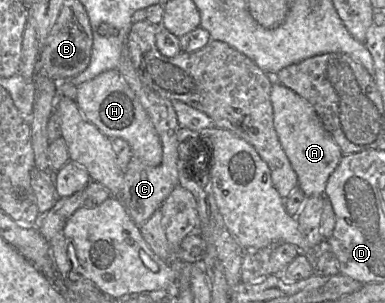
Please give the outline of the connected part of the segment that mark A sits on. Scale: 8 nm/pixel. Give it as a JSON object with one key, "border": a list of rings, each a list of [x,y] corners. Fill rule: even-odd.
{"border":[[[280,83],[272,85],[270,99],[274,128],[297,175],[298,188],[306,197],[324,196],[328,178],[338,166],[343,153],[308,101]]]}

